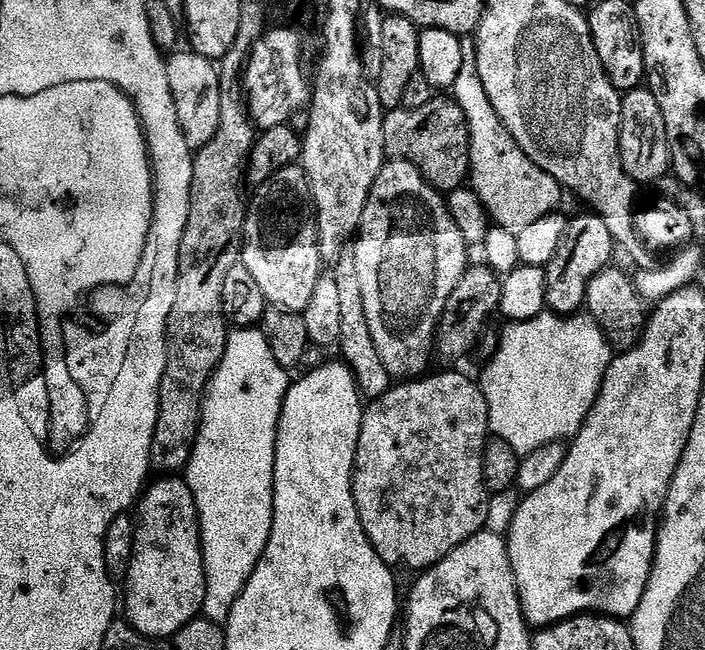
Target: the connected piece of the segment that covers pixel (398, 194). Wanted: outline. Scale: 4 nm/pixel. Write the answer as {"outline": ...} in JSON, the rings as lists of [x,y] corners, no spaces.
{"outline":[[[395,158],[385,163],[370,190],[355,243],[358,286],[362,288],[362,306],[374,346],[378,346],[378,354],[393,378],[419,377],[427,369],[424,367],[428,364],[428,352],[430,356],[446,302],[470,267],[470,245],[464,240],[462,230],[458,230],[445,197],[428,184],[411,162]]]}

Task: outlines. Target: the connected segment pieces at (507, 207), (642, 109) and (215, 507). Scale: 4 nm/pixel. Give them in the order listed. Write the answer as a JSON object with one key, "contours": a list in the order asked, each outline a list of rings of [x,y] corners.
{"contours":[[[[464,36],[460,39],[462,46],[462,65],[458,73],[457,81],[452,89],[452,98],[463,110],[468,124],[469,152],[471,162],[469,164],[470,184],[473,192],[479,197],[488,211],[491,221],[499,228],[519,231],[530,226],[536,220],[553,213],[564,195],[563,188],[552,175],[546,174],[539,166],[515,142],[509,130],[498,118],[497,111],[490,103],[486,95],[486,88],[482,84],[482,78],[478,75],[477,44],[475,37]]],[[[647,86],[623,93],[620,102],[620,157],[624,172],[637,185],[655,185],[669,175],[672,155],[666,138],[666,118],[658,106],[658,98]]],[[[259,327],[237,328],[229,331],[224,356],[204,393],[200,431],[196,434],[192,457],[188,459],[186,481],[196,503],[196,516],[200,520],[200,549],[204,552],[202,612],[213,623],[221,626],[227,625],[234,602],[256,569],[272,533],[276,427],[280,425],[280,411],[290,387],[288,376],[286,369],[274,362],[274,354],[270,354],[270,342]]]]}

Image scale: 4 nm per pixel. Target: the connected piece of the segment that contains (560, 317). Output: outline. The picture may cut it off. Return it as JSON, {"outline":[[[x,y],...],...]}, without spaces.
{"outline":[[[545,310],[530,321],[509,323],[507,327],[504,333],[499,333],[482,387],[488,403],[491,435],[502,442],[510,442],[514,451],[525,457],[542,446],[575,437],[596,404],[606,370],[612,365],[614,349],[605,338],[600,323],[587,314],[557,314]]]}

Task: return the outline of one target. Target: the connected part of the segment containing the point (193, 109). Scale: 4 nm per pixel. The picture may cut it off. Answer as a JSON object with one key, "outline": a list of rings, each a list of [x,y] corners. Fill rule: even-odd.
{"outline":[[[176,50],[167,57],[166,78],[170,78],[170,94],[174,98],[174,110],[178,114],[178,126],[189,148],[198,150],[214,138],[221,110],[220,69],[202,54]]]}

